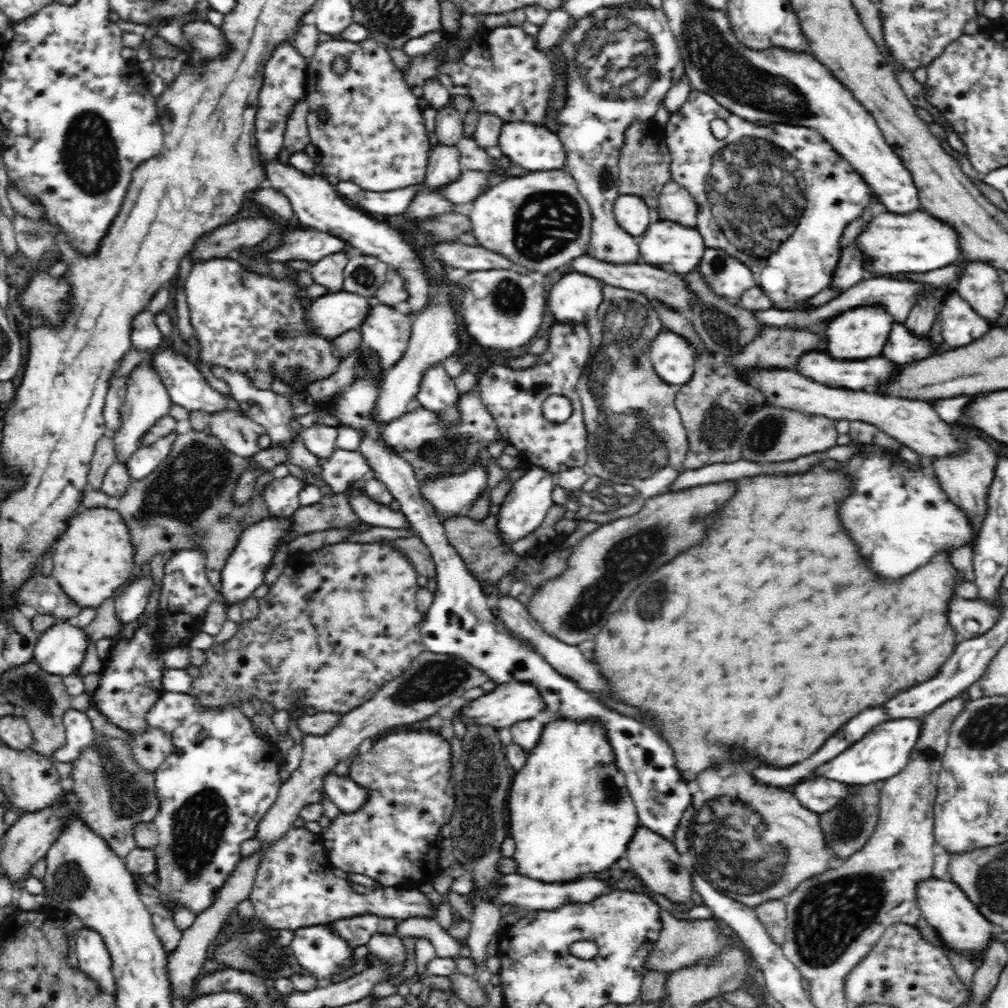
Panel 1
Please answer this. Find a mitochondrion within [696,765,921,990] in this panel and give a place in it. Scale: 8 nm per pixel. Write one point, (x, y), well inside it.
(831, 917)

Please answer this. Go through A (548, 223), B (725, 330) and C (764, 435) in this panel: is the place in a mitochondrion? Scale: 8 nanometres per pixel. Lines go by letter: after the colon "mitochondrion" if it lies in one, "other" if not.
A: mitochondrion
B: mitochondrion
C: mitochondrion

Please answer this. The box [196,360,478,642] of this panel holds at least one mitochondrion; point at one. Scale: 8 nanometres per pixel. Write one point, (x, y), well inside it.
(447, 488)

